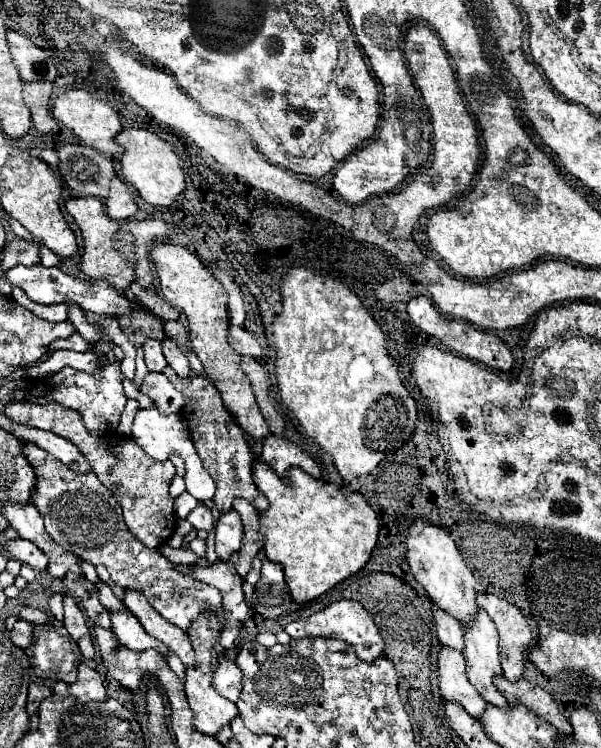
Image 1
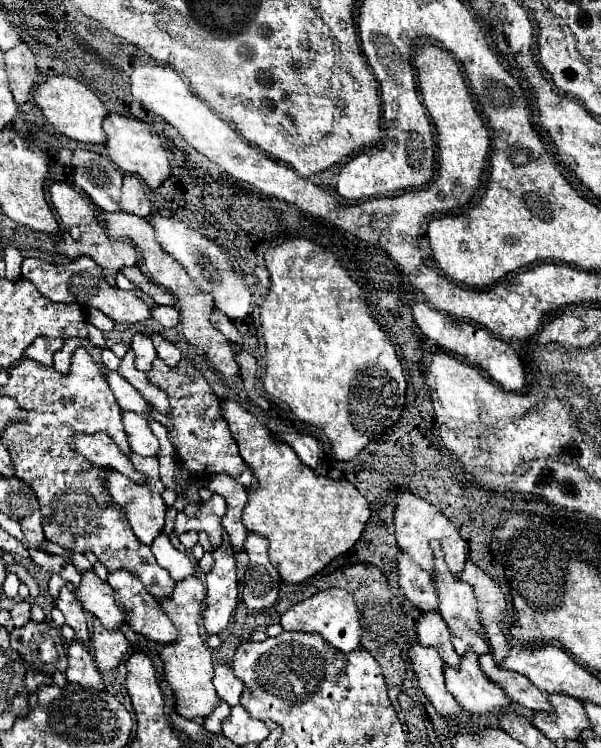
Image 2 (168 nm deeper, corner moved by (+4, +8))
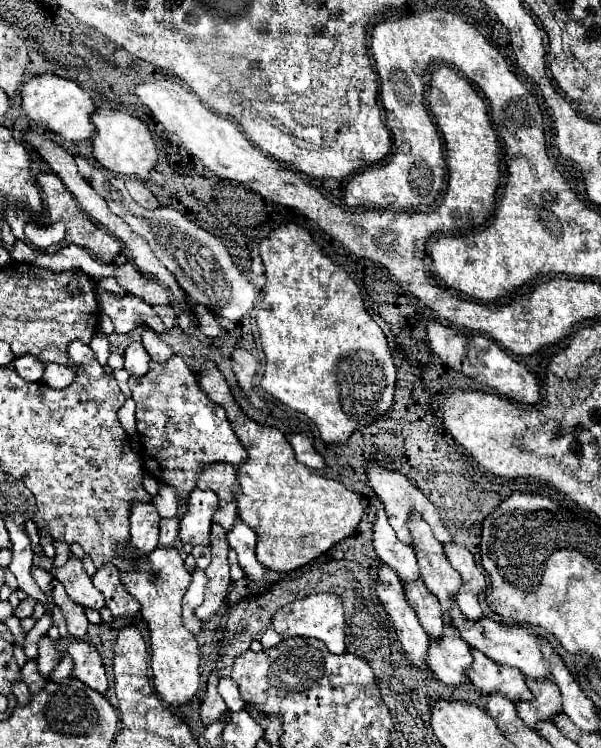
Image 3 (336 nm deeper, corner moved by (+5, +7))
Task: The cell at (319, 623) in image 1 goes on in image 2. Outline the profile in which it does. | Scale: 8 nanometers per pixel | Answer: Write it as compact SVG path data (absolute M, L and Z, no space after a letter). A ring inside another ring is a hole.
M327 588L323 592L317 592L315 596L291 606L283 616L281 622L283 630L293 630L293 632L317 632L321 634L333 648L341 652L351 652L361 646L361 622L359 622L359 612L355 606L355 600L349 592L341 588Z

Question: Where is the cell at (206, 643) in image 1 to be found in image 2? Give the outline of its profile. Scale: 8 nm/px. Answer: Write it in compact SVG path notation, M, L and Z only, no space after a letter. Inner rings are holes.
M189 576L185 580L175 582L175 592L161 604L163 612L179 630L179 638L171 644L165 644L161 650L163 674L173 690L175 696L175 710L179 716L191 718L205 718L213 712L219 702L219 696L213 688L213 664L211 664L211 650L205 644L205 628L201 626L201 612L205 608L205 582L199 576Z

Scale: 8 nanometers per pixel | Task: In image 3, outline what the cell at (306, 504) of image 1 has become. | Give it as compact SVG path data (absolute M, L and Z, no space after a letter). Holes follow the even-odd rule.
M206 363L198 375L198 383L214 403L226 409L236 437L248 451L248 461L238 467L240 493L236 495L236 501L240 519L258 535L256 557L264 567L276 573L300 569L356 531L364 515L362 499L356 493L346 489L342 483L320 477L306 465L298 463L294 449L282 431L258 425L246 417L216 365Z

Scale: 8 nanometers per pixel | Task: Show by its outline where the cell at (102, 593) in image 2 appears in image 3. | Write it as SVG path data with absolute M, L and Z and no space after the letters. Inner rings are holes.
M70 555L66 565L58 567L58 569L52 569L50 573L66 587L68 597L72 597L72 601L82 605L84 609L100 611L106 605L102 591L94 587L92 579L84 571L84 565L78 557Z

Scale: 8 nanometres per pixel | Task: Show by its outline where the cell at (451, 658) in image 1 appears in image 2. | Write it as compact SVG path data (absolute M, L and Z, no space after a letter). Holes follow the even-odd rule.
M421 612L417 620L417 636L423 646L433 646L441 654L447 666L459 666L459 656L453 650L453 644L449 640L449 632L445 628L445 622L441 620L439 612Z

